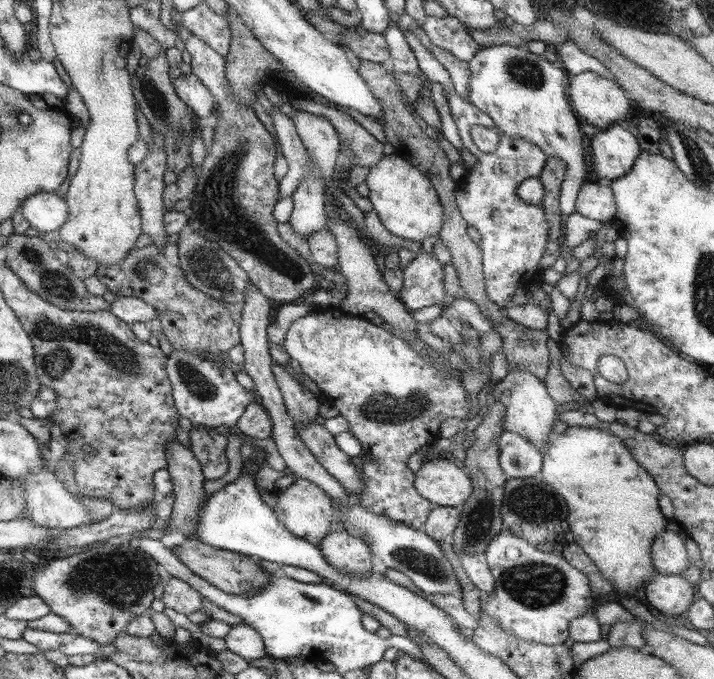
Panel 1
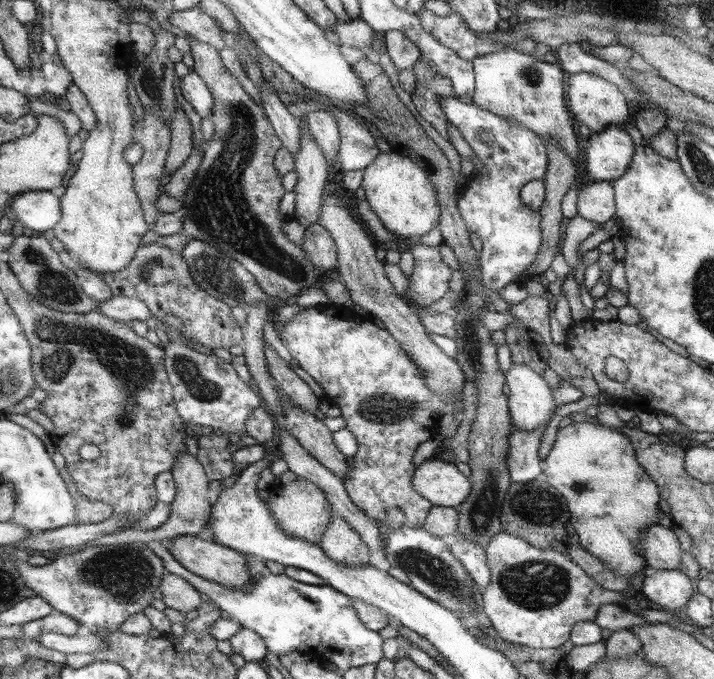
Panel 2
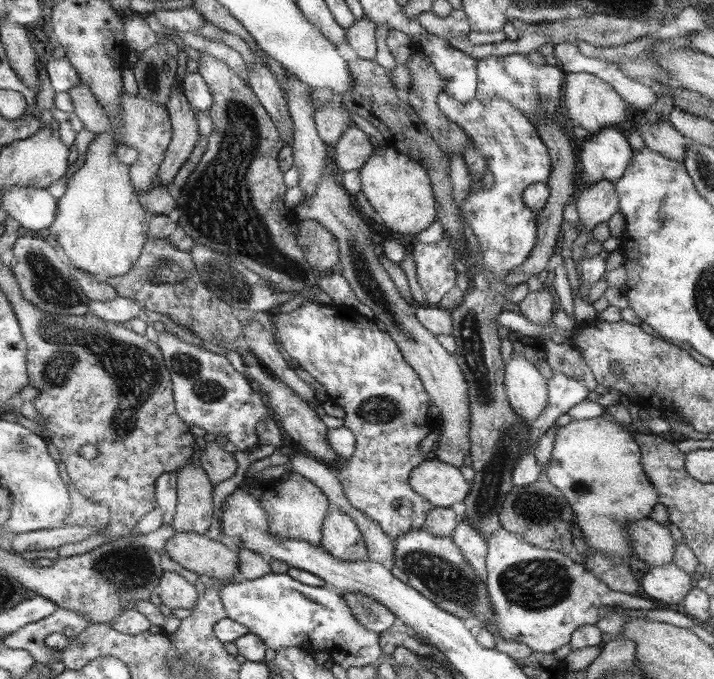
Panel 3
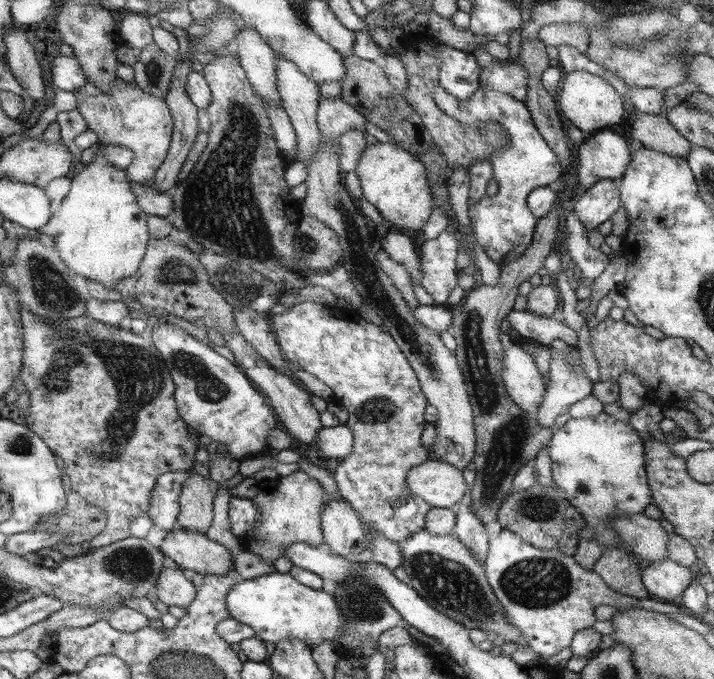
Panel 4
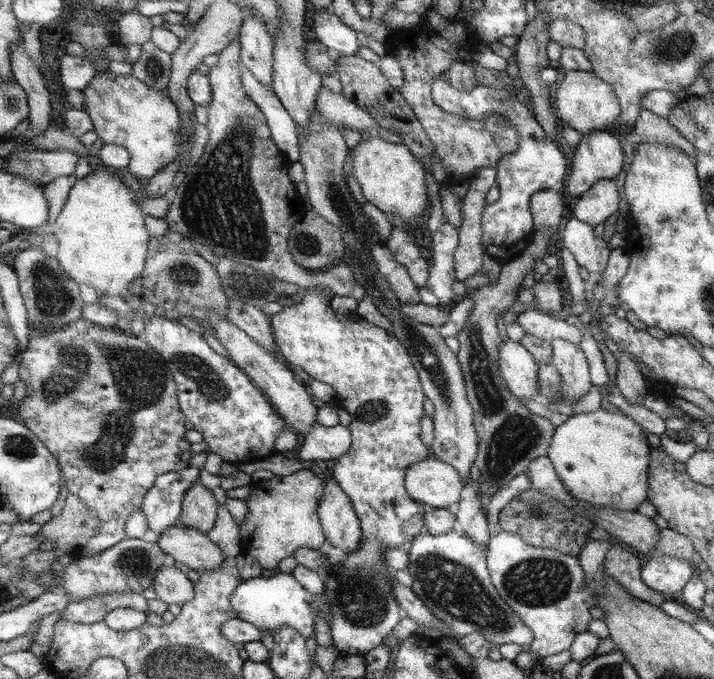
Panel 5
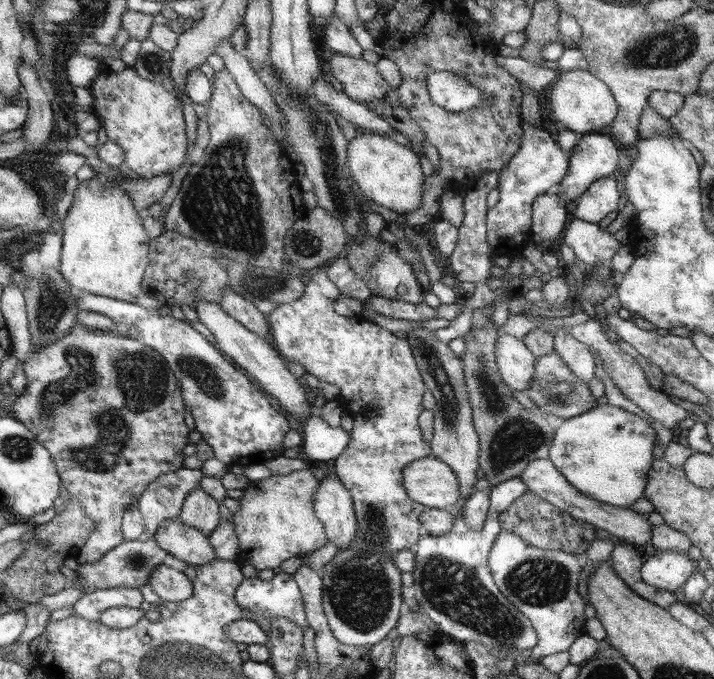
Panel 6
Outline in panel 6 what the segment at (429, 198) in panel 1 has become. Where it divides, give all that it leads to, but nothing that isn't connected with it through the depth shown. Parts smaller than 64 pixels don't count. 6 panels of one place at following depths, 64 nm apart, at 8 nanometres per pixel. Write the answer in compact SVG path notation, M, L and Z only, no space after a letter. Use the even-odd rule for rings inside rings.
M359 130L355 138L347 140L347 162L351 168L351 176L361 188L361 192L375 204L401 216L419 210L423 196L421 192L423 174L415 154L417 152L393 142L393 138L389 136L379 136L363 130Z

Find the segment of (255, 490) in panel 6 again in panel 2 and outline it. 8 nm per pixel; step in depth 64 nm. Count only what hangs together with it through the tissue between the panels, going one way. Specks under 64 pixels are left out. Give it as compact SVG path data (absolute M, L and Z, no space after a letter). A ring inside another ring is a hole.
M297 478L289 484L279 484L275 482L269 490L267 490L267 500L265 500L267 508L271 510L277 526L291 538L297 538L297 540L303 540L303 542L309 542L309 544L315 544L319 546L319 542L323 542L323 536L325 530L327 530L327 524L331 522L331 518L335 516L333 514L333 506L329 504L325 492L321 488L317 488L315 484L303 480L303 478Z

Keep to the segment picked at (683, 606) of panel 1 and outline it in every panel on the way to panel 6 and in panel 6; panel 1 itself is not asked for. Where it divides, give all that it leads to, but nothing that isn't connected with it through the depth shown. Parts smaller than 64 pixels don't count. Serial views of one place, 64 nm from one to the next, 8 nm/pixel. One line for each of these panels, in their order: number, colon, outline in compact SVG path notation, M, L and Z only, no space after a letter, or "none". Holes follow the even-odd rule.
2: M653 570L651 576L643 578L639 592L643 598L659 604L665 612L673 612L677 608L683 608L687 604L687 600L691 598L691 594L695 594L695 580L691 580L687 574L683 574L679 570Z
3: M661 564L649 568L647 574L641 576L643 596L661 602L661 604L679 604L685 594L693 588L695 576L689 576L685 570L675 564Z
4: M659 560L641 570L641 584L661 602L671 602L693 582L695 570L687 570L671 560Z
5: M653 556L641 566L641 580L651 590L657 590L665 596L681 592L683 586L697 574L693 562L683 562L669 556Z
6: M659 552L649 556L641 566L641 578L649 586L659 590L677 590L695 570L695 564L687 554Z

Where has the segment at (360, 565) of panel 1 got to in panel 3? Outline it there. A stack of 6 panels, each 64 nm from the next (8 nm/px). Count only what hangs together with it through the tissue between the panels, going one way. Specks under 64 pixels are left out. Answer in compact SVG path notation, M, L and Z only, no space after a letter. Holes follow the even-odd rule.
M331 506L323 522L323 550L331 552L337 560L361 562L367 554L363 534L351 514L339 506Z

